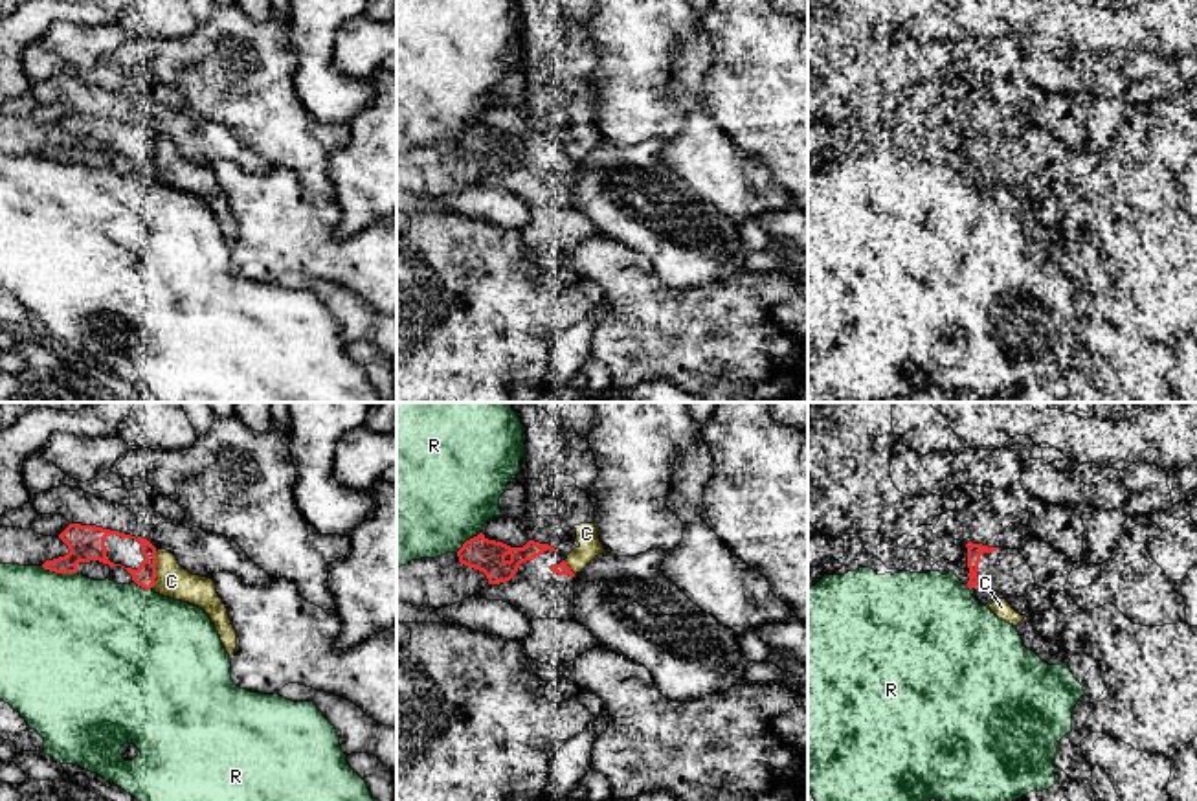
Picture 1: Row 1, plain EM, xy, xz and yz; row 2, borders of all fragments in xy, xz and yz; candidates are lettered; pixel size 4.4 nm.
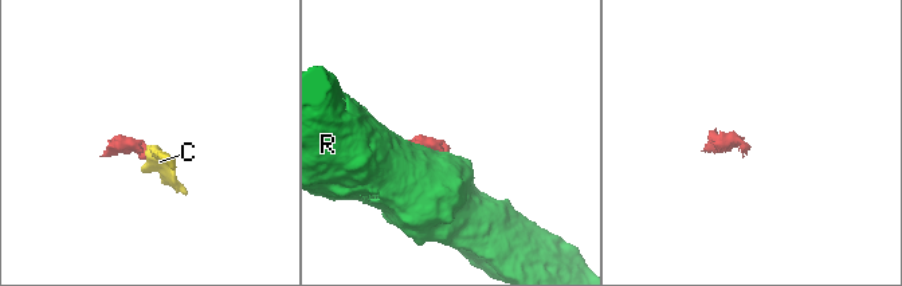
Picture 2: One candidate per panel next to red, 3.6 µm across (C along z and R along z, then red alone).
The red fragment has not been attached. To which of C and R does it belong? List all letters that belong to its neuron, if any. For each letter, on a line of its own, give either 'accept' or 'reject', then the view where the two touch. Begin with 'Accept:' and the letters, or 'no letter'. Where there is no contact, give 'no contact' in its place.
Accept: no letter
C: reject; contact in xy
R: reject; contact in xy

